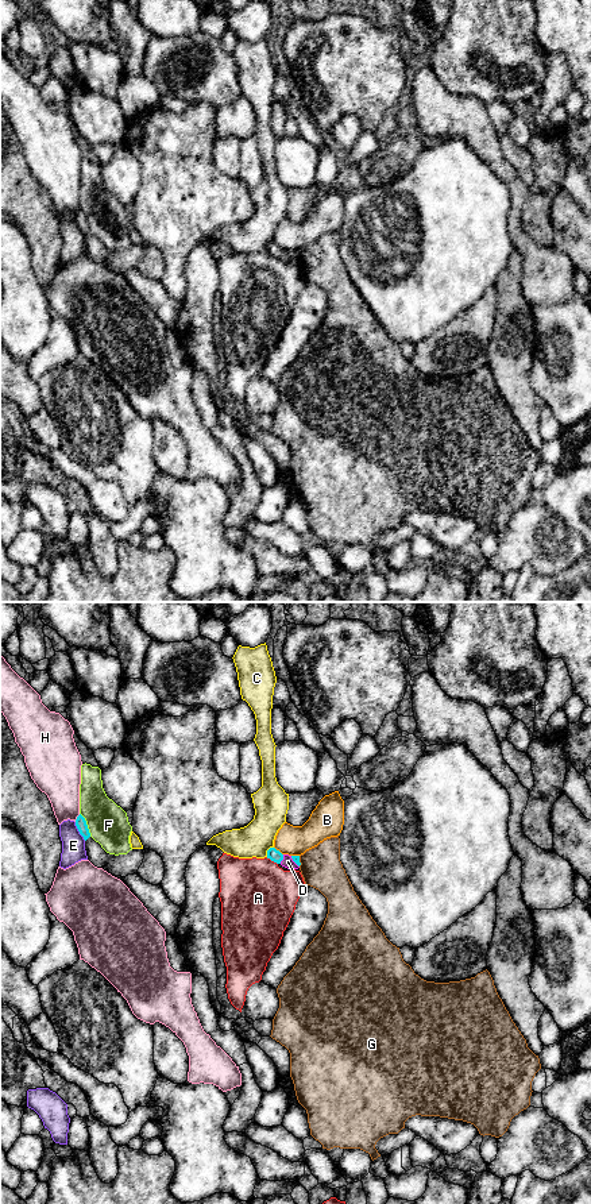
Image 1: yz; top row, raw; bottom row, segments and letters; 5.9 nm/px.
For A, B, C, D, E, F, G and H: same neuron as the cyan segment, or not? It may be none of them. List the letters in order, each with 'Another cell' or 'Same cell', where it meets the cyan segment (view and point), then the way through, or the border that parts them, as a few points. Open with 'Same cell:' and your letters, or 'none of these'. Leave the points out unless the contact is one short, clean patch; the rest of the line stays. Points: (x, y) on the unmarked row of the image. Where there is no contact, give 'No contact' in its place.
Same cell: none of these
A: Another cell. Touches cyan at yz (271, 255)
B: Another cell. Touches cyan at yz (278, 246)
C: Another cell. Touches cyan at yz (267, 246)
D: Another cell. Touches cyan at yz (282, 254). Boundary: yz (284, 250), (279, 258)
E: Another cell. Touches cyan at yz (78, 226)
F: Another cell. Touches cyan at yz (87, 220). Boundary: yz (80, 208), (91, 231)
G: Another cell. Touches cyan at yz (298, 257)
H: Another cell. Touches cyan at yz (77, 213)

